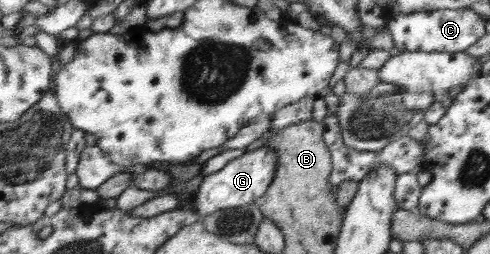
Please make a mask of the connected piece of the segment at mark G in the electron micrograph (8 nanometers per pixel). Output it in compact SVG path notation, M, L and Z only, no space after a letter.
M260 147L250 152L245 152L240 158L229 162L223 170L217 171L203 178L197 190L197 200L193 211L201 218L227 207L241 207L247 203L255 202L264 193L271 183L276 167L277 153L269 147Z

